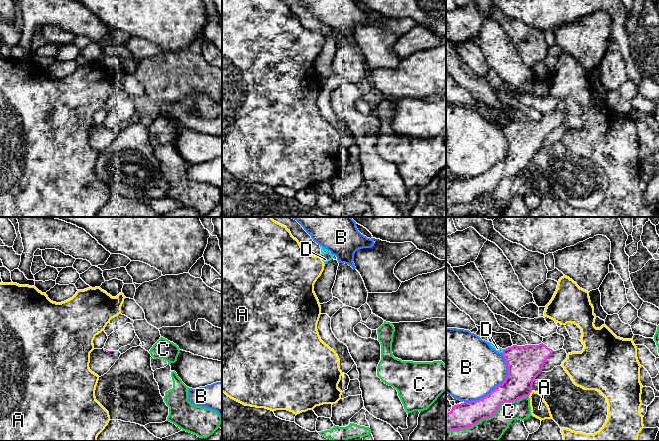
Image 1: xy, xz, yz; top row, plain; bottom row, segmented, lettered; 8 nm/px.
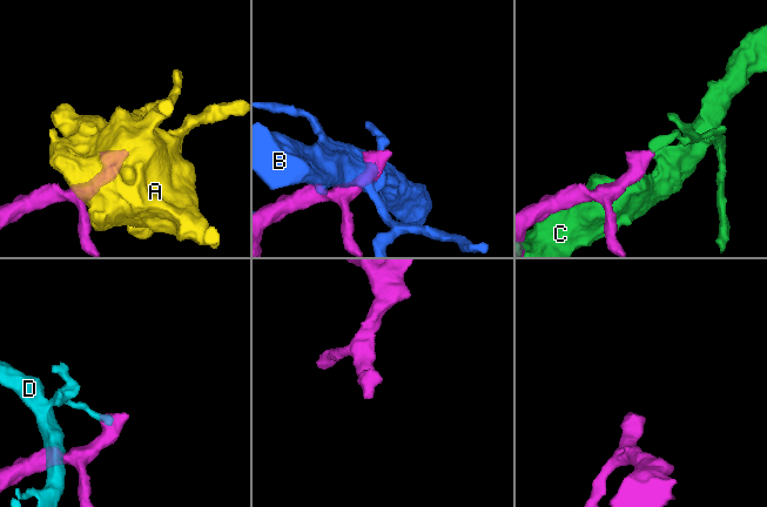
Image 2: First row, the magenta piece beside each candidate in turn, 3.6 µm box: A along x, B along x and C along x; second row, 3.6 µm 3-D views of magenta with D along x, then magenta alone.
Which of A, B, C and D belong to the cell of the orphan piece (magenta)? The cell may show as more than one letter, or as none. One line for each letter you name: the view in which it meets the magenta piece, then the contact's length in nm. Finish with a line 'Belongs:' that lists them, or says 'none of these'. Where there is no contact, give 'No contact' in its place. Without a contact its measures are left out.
Belongs: none of these

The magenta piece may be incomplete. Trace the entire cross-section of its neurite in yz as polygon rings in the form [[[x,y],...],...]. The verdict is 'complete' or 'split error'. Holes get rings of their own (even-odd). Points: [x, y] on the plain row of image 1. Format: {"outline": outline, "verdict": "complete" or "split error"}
{"outline": [[[554,109],[539,121],[513,121],[503,125],[508,143],[505,157],[485,173],[452,182],[446,189],[446,207],[472,203],[484,194],[492,193],[504,178],[514,178],[532,168],[535,154],[542,148],[549,132],[564,122],[565,113]]], "verdict": "split error"}

